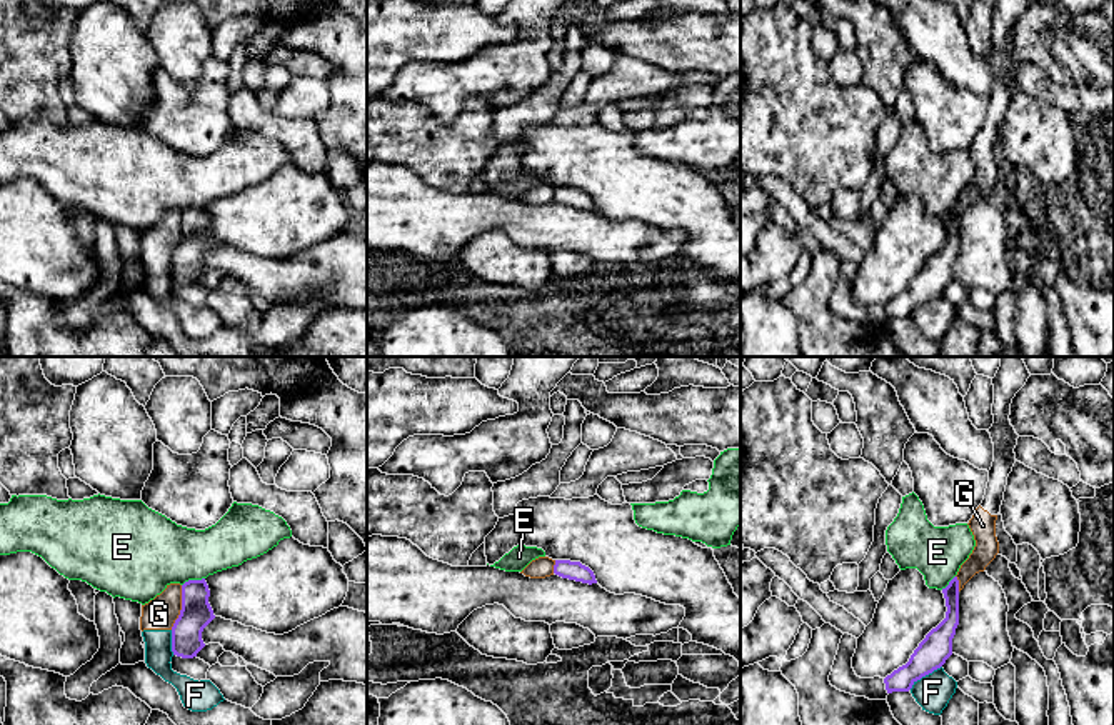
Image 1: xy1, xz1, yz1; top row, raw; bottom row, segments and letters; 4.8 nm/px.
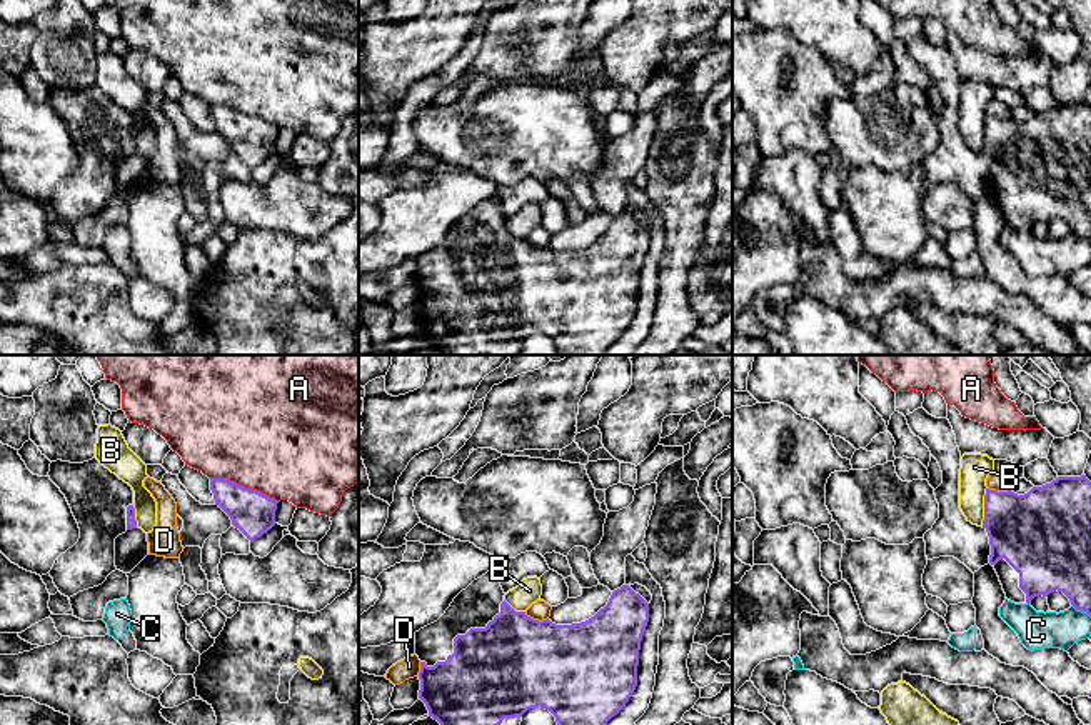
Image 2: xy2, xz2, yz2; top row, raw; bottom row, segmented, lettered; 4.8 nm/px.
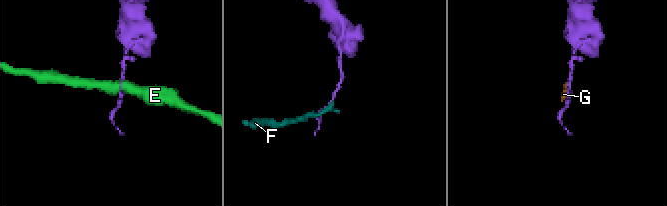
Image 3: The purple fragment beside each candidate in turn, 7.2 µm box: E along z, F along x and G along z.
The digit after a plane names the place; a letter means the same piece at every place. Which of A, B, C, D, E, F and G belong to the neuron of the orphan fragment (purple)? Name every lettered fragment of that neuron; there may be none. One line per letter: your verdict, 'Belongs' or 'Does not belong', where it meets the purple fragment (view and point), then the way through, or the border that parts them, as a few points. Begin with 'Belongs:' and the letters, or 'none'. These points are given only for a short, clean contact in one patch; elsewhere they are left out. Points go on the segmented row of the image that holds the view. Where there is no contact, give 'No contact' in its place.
Belongs: none
A: Does not belong. Touches purple at xy2 (244, 487)
B: Does not belong. Touches purple at yz2 (985, 507). Boundary: yz2 (986, 487), (981, 525)
C: Does not belong. Touches purple at yz2 (1081, 610)
D: Does not belong. Touches purple at xz2 (536, 620)
E: Does not belong. Touches purple at xy1 (192, 580). Boundary: xy1 (204, 577), (187, 580), (182, 585)
F: Does not belong. Touches purple at yz1 (924, 675)
G: Does not belong. Touches purple at xy1 (182, 607)

